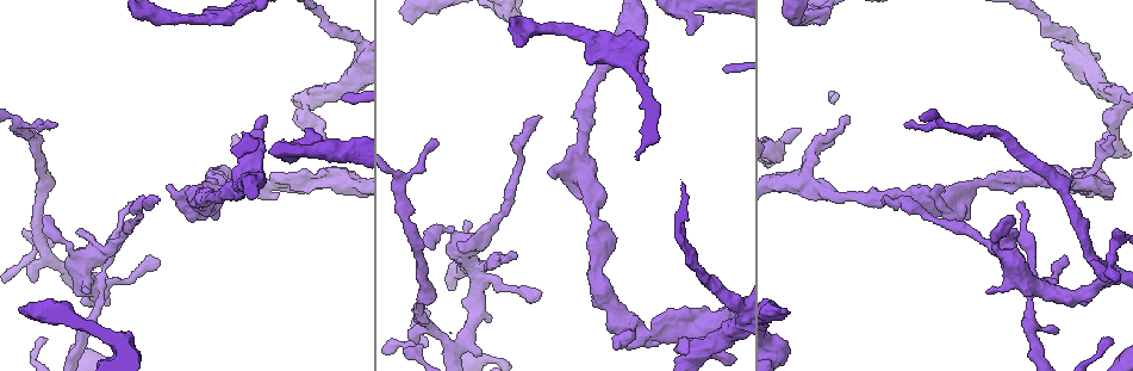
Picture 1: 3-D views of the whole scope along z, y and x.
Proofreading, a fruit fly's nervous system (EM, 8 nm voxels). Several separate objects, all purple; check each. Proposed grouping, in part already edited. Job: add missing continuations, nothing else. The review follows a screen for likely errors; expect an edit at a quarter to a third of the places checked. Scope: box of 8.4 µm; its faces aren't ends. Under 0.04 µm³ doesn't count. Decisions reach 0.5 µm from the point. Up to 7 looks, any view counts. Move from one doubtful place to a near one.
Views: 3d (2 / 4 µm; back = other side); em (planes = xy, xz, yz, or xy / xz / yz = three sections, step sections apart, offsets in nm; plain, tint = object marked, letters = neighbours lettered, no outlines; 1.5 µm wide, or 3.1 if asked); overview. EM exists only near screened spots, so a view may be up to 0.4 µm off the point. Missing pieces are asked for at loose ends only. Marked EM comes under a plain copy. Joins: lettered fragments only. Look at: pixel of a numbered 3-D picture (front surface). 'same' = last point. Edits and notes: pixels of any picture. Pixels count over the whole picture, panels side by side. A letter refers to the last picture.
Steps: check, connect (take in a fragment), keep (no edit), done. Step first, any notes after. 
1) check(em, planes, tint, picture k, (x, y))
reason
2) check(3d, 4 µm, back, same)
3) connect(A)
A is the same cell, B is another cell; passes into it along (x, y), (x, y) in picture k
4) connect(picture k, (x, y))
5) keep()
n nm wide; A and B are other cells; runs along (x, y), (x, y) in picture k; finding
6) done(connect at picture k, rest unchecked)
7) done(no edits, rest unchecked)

check(em, planes, letters, picture 1, (54, 125))
free end

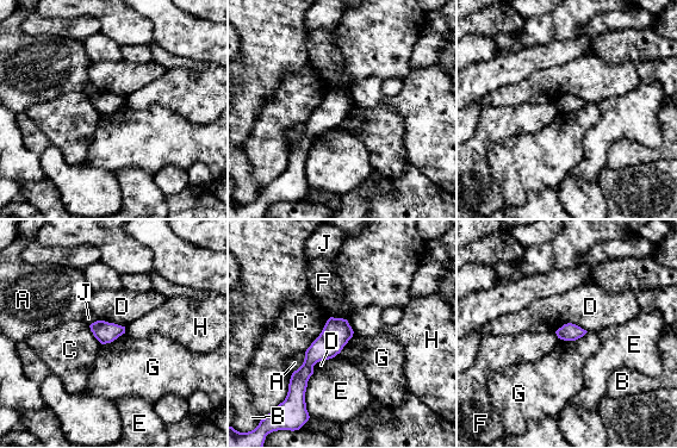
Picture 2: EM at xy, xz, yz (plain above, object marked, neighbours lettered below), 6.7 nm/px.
keep()
120 nm wide; A, B, C, D, E, F, G, H and J are other cells; border along (588, 331), (575, 340), (559, 338) in picture 2; no lettered fragment goes on from it

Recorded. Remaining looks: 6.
check(em, planes, letters, picture 1, (614, 349))
branch stops here

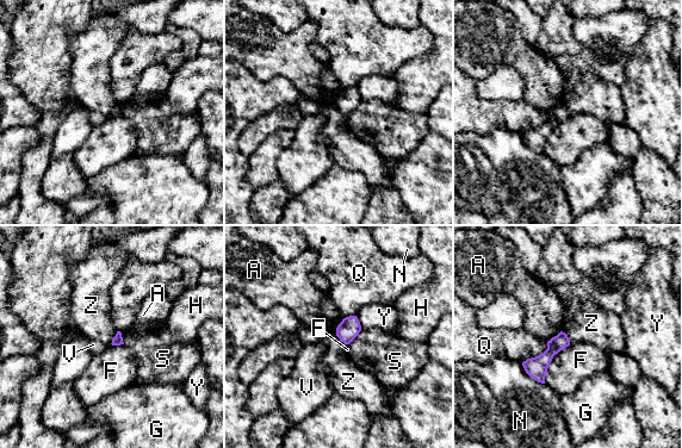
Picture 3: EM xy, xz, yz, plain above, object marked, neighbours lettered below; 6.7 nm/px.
keep()
F touches over 240 nm; A, F, G, H, N, Q, S, V, Y and Z are other cells; border along (117, 330), (110, 343) in picture 3; none of them fits

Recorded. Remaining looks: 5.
check(3d, 2 µm, picture 1, (849, 118))
free end

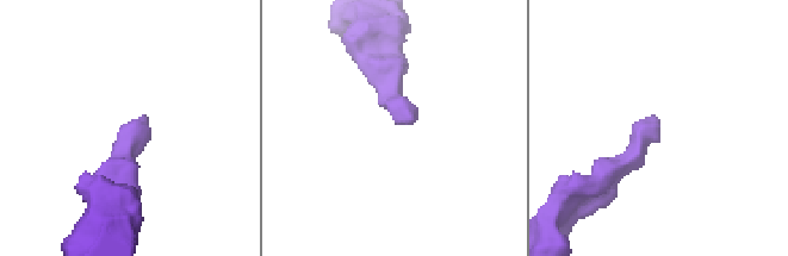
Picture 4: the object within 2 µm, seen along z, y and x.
check(em, planes, letters, picture 4, (654, 118))

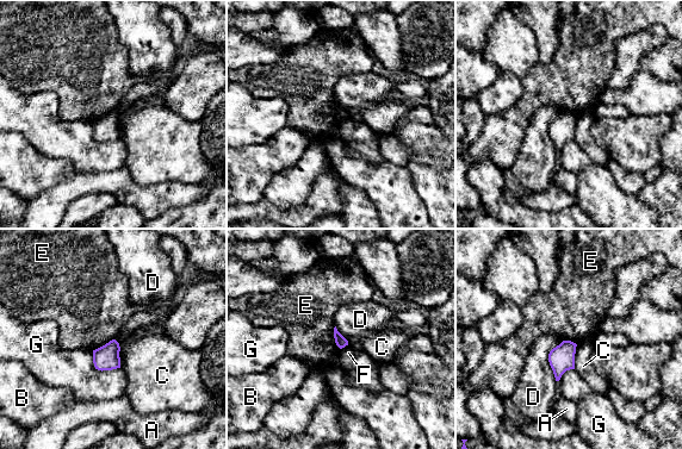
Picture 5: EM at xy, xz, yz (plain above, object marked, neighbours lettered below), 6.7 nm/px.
keep()
A, B, C, D, E, F and G are other cells; no lettered fragment goes on from it

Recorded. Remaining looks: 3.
done(no edits, rest unchecked)

